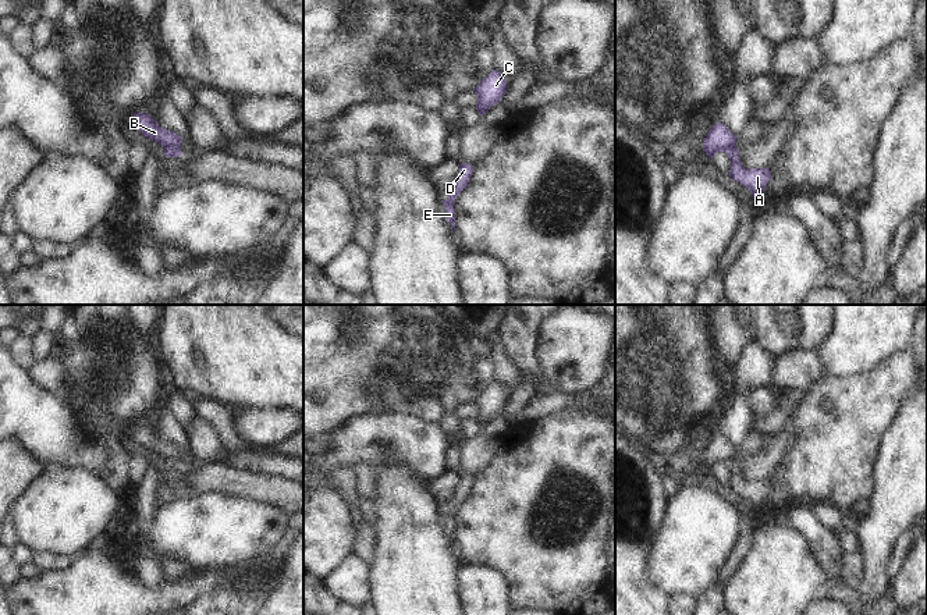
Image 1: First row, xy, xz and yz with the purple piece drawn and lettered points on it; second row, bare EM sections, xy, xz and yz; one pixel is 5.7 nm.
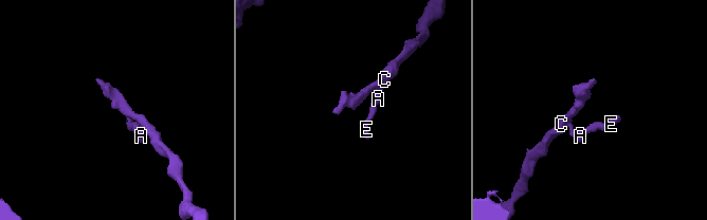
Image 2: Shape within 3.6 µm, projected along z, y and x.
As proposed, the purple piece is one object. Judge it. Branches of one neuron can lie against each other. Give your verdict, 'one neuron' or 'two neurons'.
two neurons

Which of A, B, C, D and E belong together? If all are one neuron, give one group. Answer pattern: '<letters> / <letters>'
A D E / B C

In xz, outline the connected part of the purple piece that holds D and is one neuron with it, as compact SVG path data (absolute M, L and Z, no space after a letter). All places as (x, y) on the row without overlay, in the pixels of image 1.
M461 474L459 476L459 484L454 491L454 495L448 501L448 509L443 512L443 516L445 518L445 530L451 534L451 541L455 543L455 522L454 515L458 506L468 498L468 494L472 488L473 477L469 474Z

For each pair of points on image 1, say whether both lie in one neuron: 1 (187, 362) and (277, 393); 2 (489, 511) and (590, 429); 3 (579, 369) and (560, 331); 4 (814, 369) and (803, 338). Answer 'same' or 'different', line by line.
1: same
2: same
3: same
4: different

